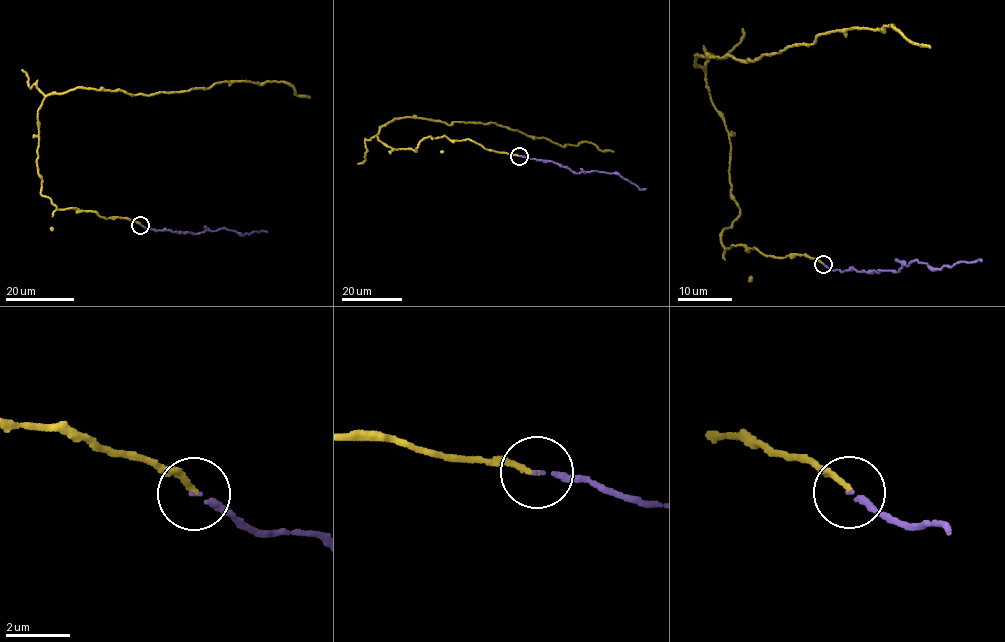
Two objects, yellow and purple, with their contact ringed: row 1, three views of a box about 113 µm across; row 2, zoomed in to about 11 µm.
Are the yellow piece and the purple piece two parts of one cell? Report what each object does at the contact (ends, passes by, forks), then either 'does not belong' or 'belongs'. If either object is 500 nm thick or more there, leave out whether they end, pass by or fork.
yellow ends there; purple ends there; belongs

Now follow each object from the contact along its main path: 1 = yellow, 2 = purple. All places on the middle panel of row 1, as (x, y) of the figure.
1: (519, 156), (445, 136), (396, 150), (376, 136), (423, 117), (614, 151)
2: (519, 156), (552, 161), (576, 173), (617, 173), (640, 189), (646, 188)

